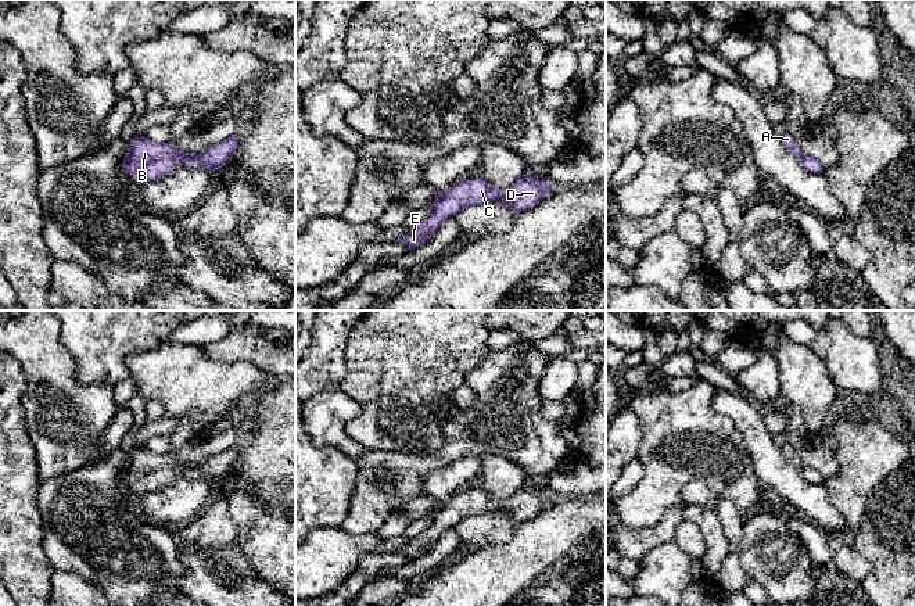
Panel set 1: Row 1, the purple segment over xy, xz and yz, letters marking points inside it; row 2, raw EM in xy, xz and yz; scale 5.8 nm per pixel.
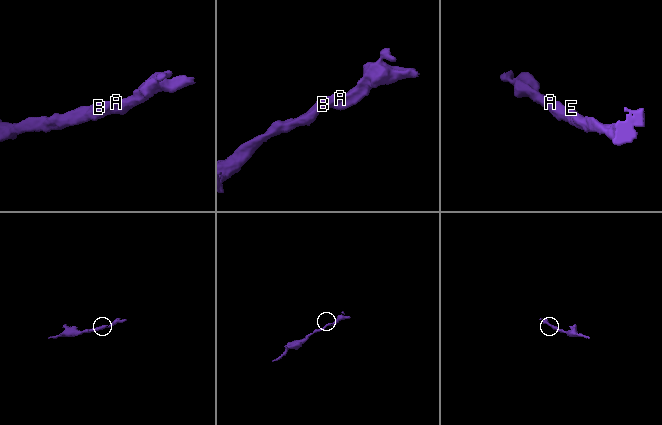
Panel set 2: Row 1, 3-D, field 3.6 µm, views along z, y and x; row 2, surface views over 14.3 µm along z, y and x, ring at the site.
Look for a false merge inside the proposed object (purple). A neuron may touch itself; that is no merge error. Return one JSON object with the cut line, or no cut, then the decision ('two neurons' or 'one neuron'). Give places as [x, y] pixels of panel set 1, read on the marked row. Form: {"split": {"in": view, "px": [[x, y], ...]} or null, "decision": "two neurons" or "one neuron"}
{"split": null, "decision": "one neuron"}

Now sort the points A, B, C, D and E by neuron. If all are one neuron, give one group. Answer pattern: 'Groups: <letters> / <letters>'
Groups: A B C D E

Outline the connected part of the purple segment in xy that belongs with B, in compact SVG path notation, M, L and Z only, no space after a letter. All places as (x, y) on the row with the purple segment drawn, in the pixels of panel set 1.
M237 135L209 146L201 154L182 153L172 141L157 143L146 136L134 136L123 157L122 172L130 175L139 186L172 172L182 164L212 173L232 161L237 147Z

